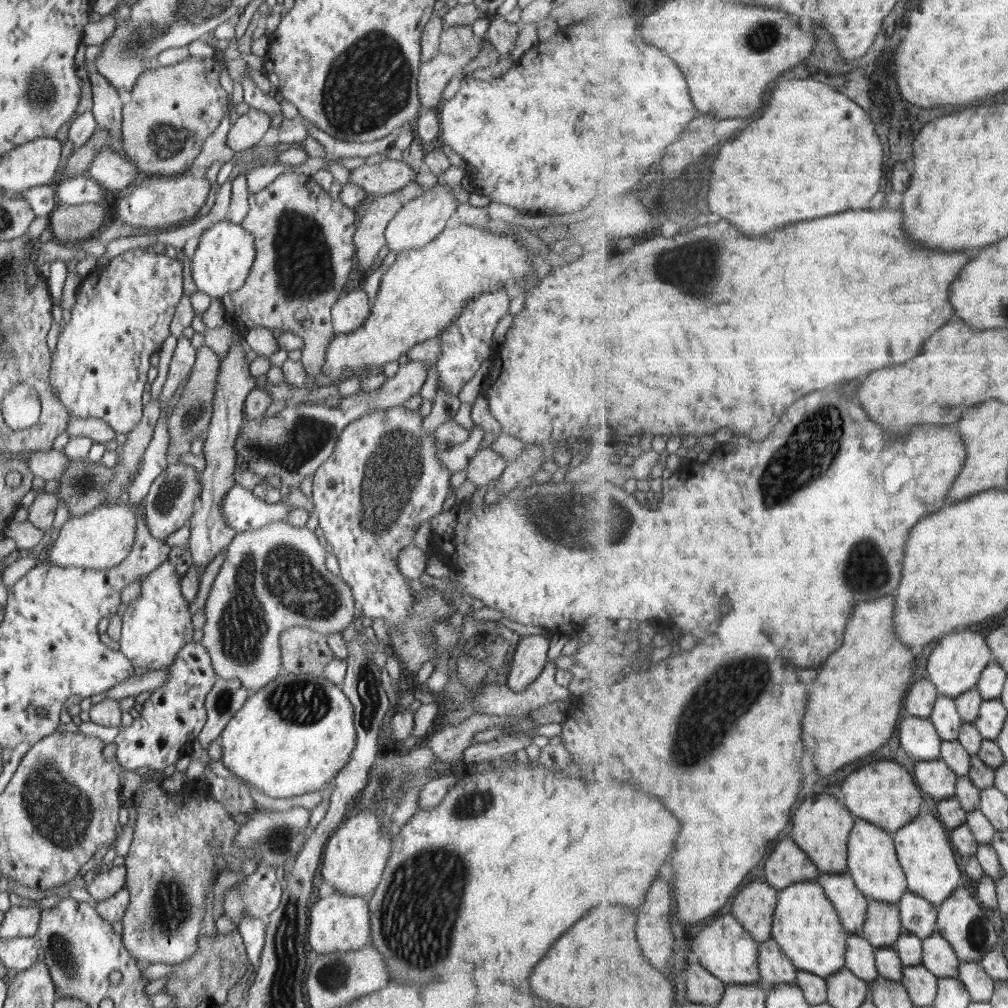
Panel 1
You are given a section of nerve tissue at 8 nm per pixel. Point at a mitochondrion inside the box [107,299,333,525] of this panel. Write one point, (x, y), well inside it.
(170, 491)

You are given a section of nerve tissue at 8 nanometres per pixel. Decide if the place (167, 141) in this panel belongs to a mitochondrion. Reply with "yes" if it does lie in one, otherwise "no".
yes

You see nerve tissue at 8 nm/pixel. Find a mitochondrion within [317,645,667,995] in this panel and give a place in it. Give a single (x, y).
(429, 886)

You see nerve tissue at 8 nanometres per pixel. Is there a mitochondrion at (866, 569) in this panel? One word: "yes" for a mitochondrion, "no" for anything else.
yes

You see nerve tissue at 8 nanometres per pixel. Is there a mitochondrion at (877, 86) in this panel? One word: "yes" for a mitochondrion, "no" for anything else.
no

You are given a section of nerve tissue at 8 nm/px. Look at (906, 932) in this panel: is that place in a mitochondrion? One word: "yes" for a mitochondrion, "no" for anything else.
no

